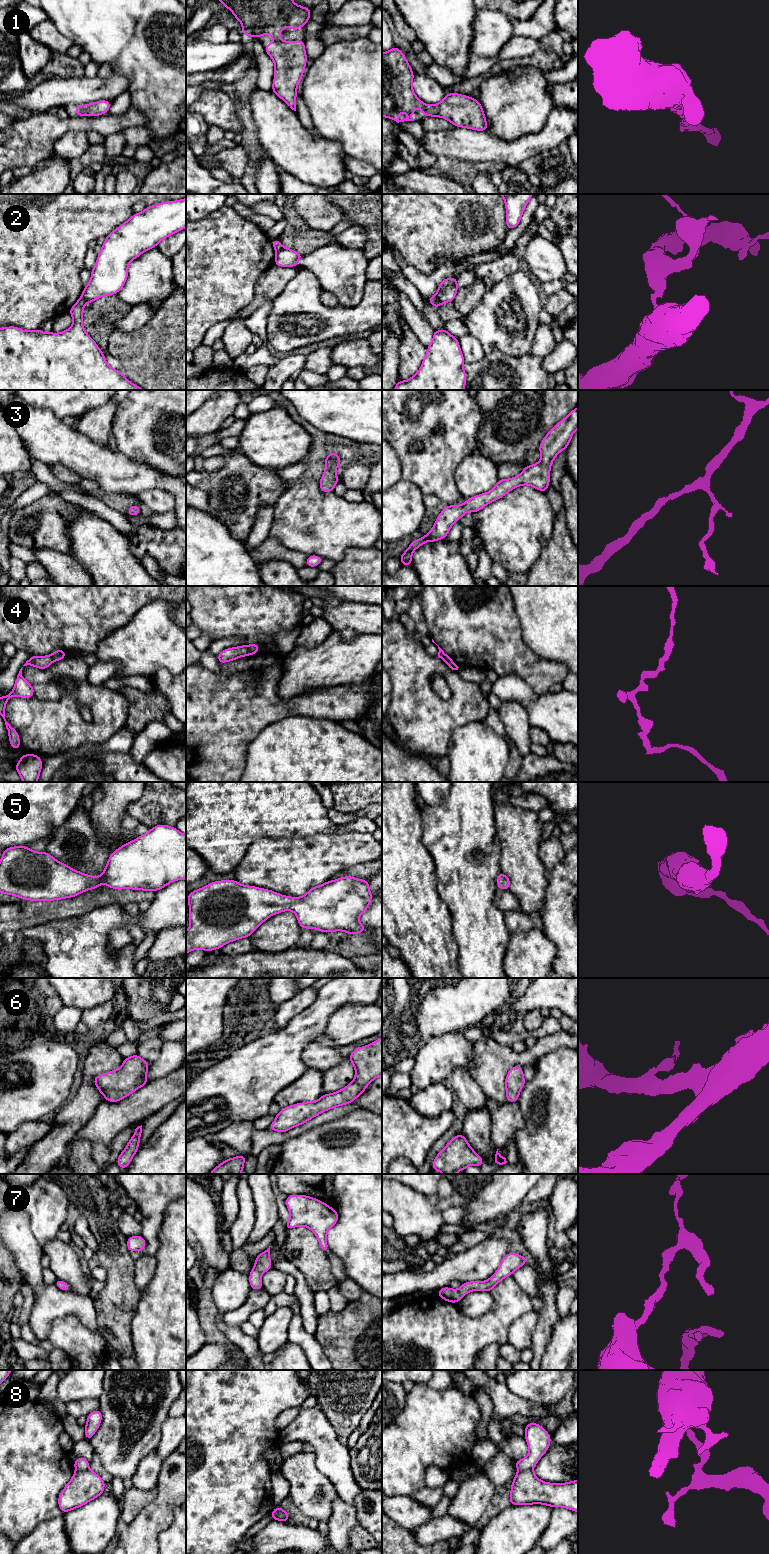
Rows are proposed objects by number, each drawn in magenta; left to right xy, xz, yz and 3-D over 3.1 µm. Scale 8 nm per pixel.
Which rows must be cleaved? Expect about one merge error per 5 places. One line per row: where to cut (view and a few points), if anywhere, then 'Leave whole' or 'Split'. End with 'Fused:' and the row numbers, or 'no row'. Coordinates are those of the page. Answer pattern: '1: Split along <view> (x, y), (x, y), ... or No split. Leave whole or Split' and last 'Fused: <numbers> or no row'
1: No split. Leave whole
2: Split along yz (435, 295), (441, 303). Split
3: No split. Leave whole
4: Split along xz (246, 646), (251, 654). Split
5: No split. Leave whole
6: No split. Leave whole
7: No split. Leave whole
8: Split along yz (531, 1468), (519, 1471). Split
Fused: 2, 4, 8

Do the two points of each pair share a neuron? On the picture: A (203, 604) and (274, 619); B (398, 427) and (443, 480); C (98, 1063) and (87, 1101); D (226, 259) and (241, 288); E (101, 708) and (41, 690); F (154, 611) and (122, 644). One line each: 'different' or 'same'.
A: same
B: same
C: same
D: same
E: different
F: same

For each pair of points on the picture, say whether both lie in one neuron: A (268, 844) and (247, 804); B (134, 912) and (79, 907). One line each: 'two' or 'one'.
A: two
B: two

